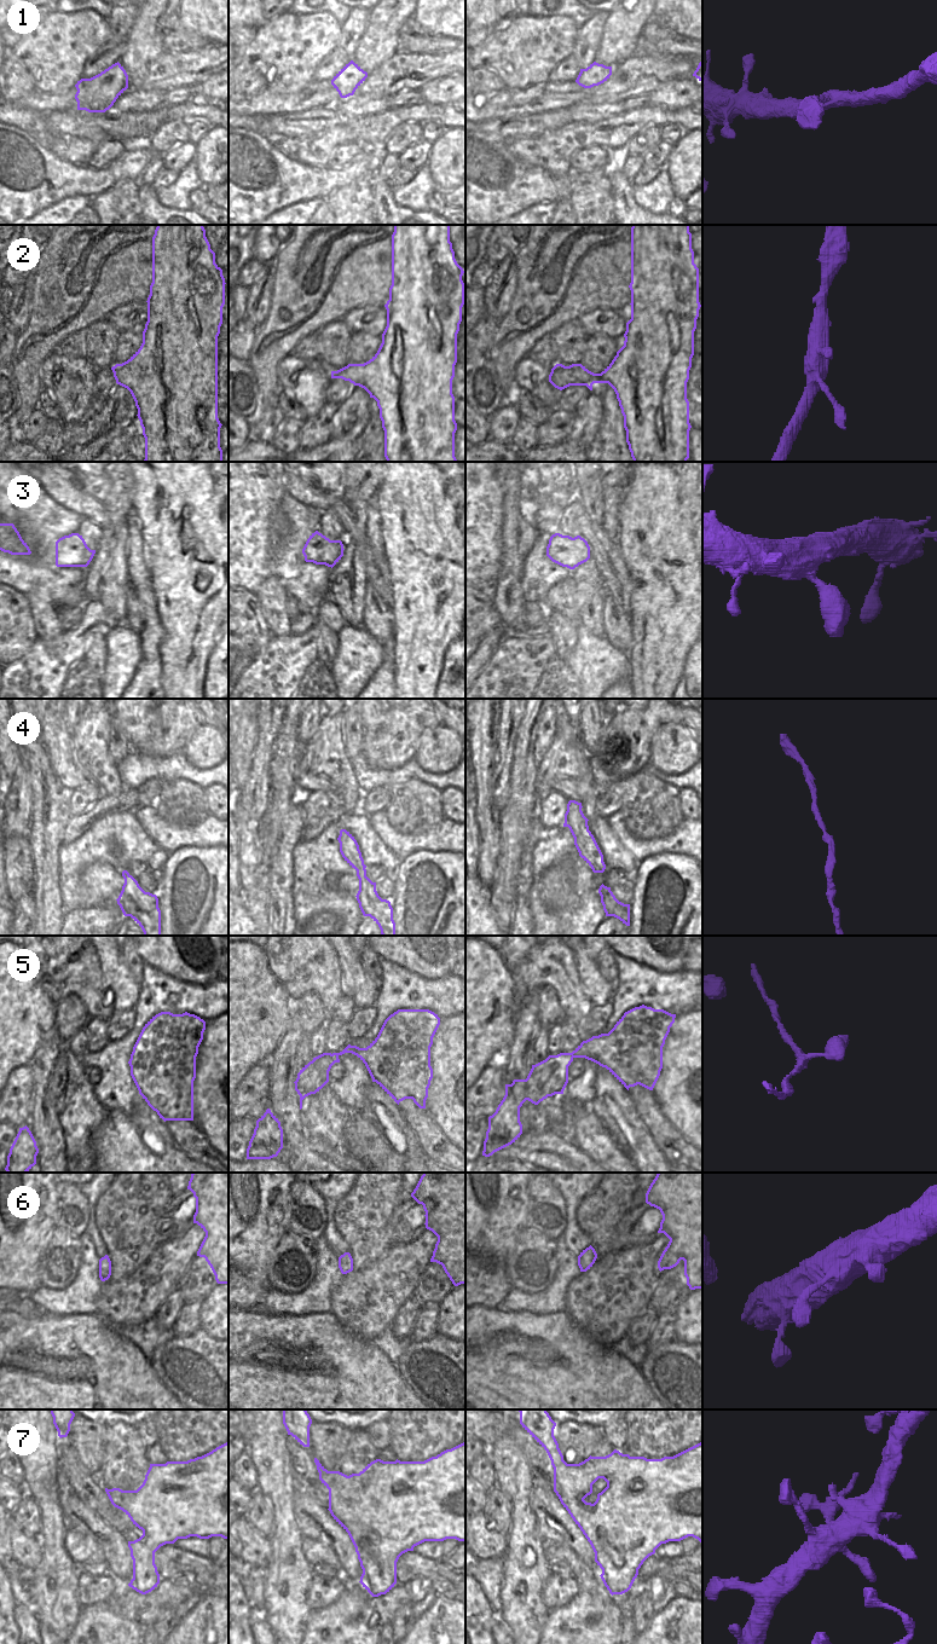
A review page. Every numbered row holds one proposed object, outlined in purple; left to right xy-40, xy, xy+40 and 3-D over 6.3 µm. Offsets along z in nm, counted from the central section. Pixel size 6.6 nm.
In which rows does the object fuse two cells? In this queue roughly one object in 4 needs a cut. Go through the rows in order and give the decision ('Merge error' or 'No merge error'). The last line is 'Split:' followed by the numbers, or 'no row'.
1: No merge error
2: No merge error
3: No merge error
4: No merge error
5: No merge error
6: No merge error
7: No merge error
Split: no row

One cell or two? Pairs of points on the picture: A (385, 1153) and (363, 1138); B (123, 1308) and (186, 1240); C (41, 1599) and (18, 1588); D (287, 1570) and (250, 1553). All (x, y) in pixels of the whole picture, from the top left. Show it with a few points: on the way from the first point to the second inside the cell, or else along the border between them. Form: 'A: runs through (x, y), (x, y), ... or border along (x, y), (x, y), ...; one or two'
A: runs through (380, 1153), (368, 1142); one
B: runs through (142, 1290), (162, 1279), (162, 1272), (171, 1260); one
C: border along (24, 1581), (27, 1601); two
D: border along (270, 1538), (272, 1553), (265, 1567); two

